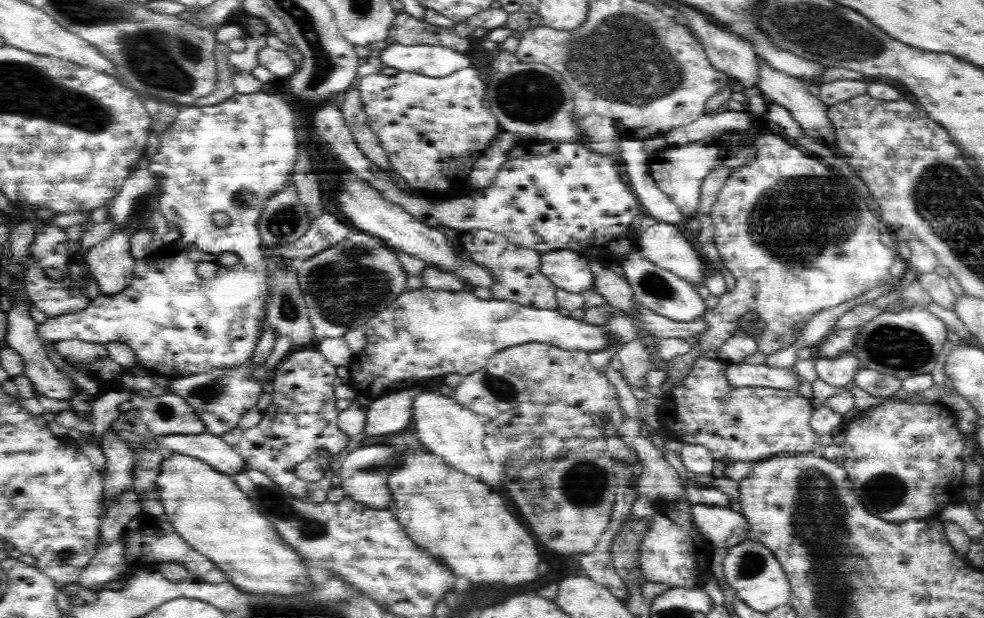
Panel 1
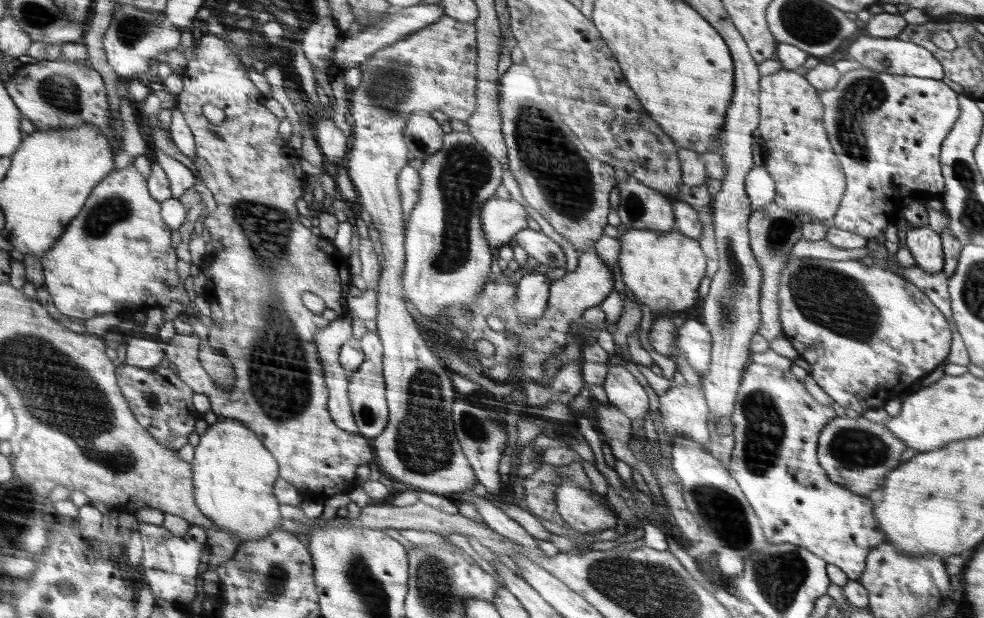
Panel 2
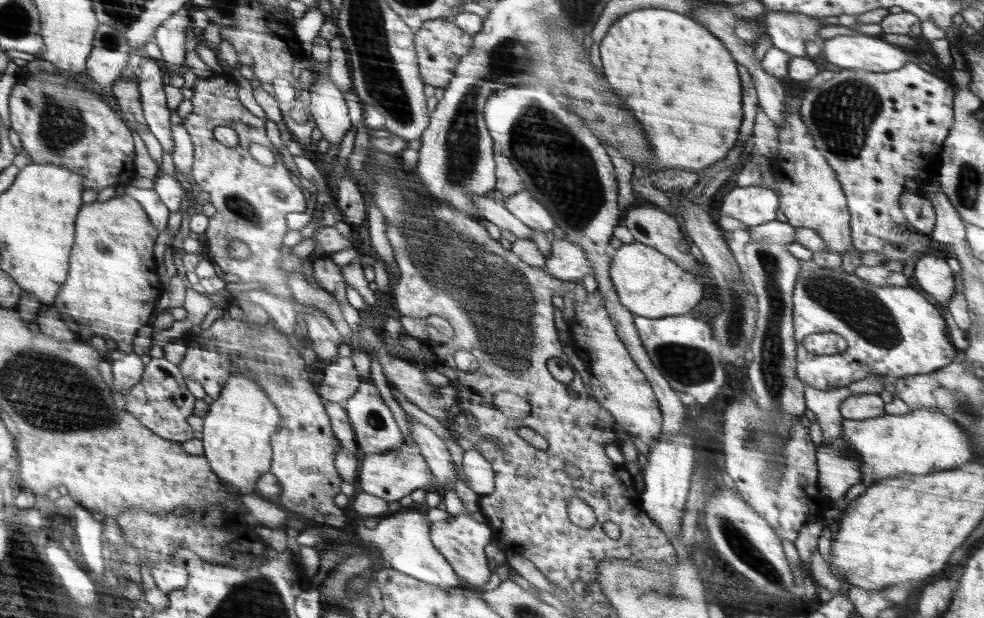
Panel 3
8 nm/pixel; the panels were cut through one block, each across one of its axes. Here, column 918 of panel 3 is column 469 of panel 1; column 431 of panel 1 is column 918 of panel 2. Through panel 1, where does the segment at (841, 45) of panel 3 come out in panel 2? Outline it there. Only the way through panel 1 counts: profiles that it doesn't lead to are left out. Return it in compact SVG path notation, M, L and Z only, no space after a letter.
M860 36L848 46L848 56L857 60L864 68L881 71L886 74L917 76L918 78L936 78L941 80L945 76L944 66L923 46L906 39L870 38Z

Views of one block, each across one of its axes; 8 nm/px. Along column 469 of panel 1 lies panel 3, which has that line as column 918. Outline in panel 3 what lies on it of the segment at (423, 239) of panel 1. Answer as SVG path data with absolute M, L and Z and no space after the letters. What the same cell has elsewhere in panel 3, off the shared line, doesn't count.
M935 254L922 256L914 266L912 282L929 299L947 308L954 293L954 274L944 260Z

